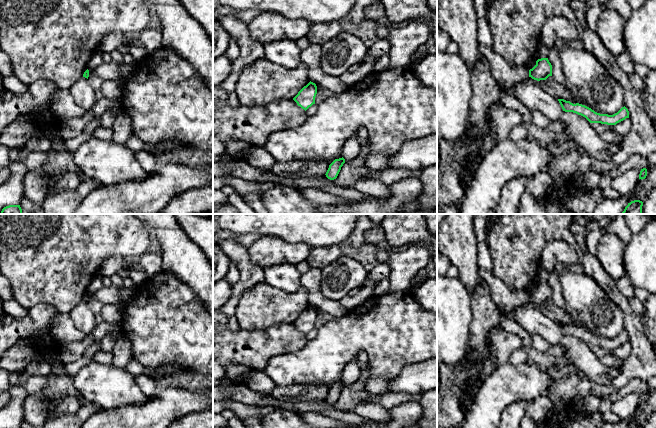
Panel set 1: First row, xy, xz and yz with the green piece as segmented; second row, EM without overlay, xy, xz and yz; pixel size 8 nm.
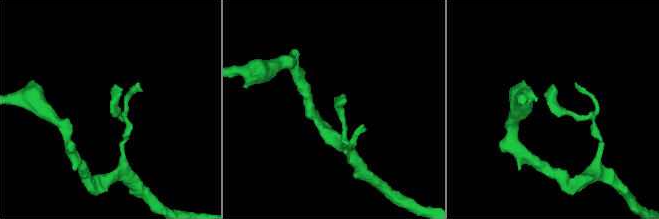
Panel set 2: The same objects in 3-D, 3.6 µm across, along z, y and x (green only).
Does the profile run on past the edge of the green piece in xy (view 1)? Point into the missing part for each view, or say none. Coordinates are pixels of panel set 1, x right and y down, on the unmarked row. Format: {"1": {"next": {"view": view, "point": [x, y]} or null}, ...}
{"1": {"next": null}}

